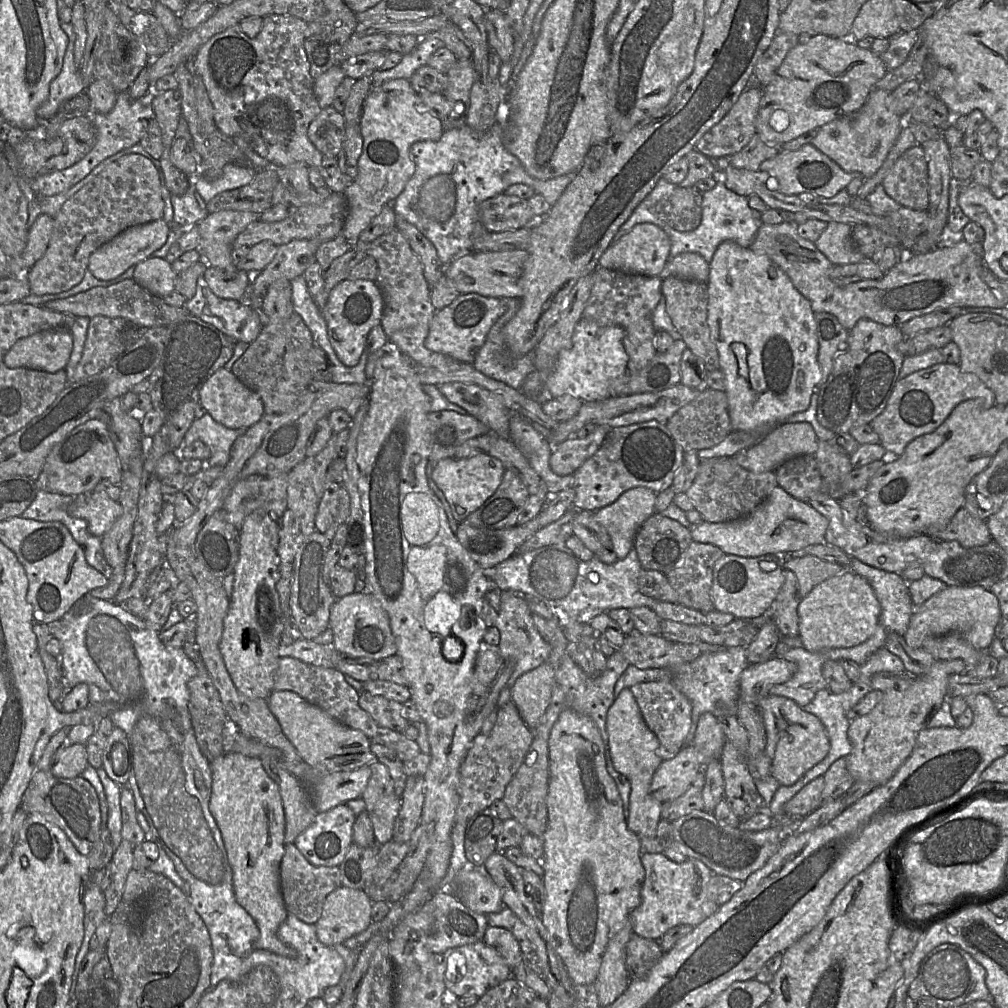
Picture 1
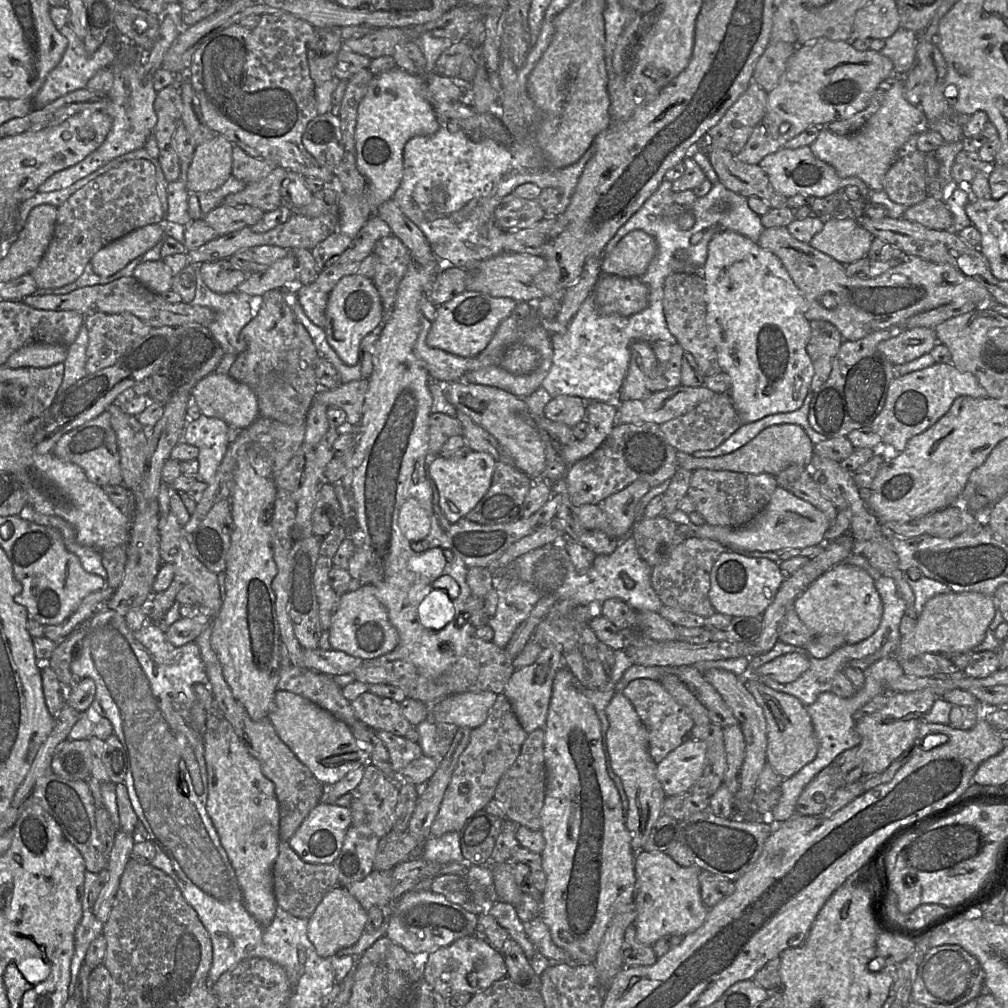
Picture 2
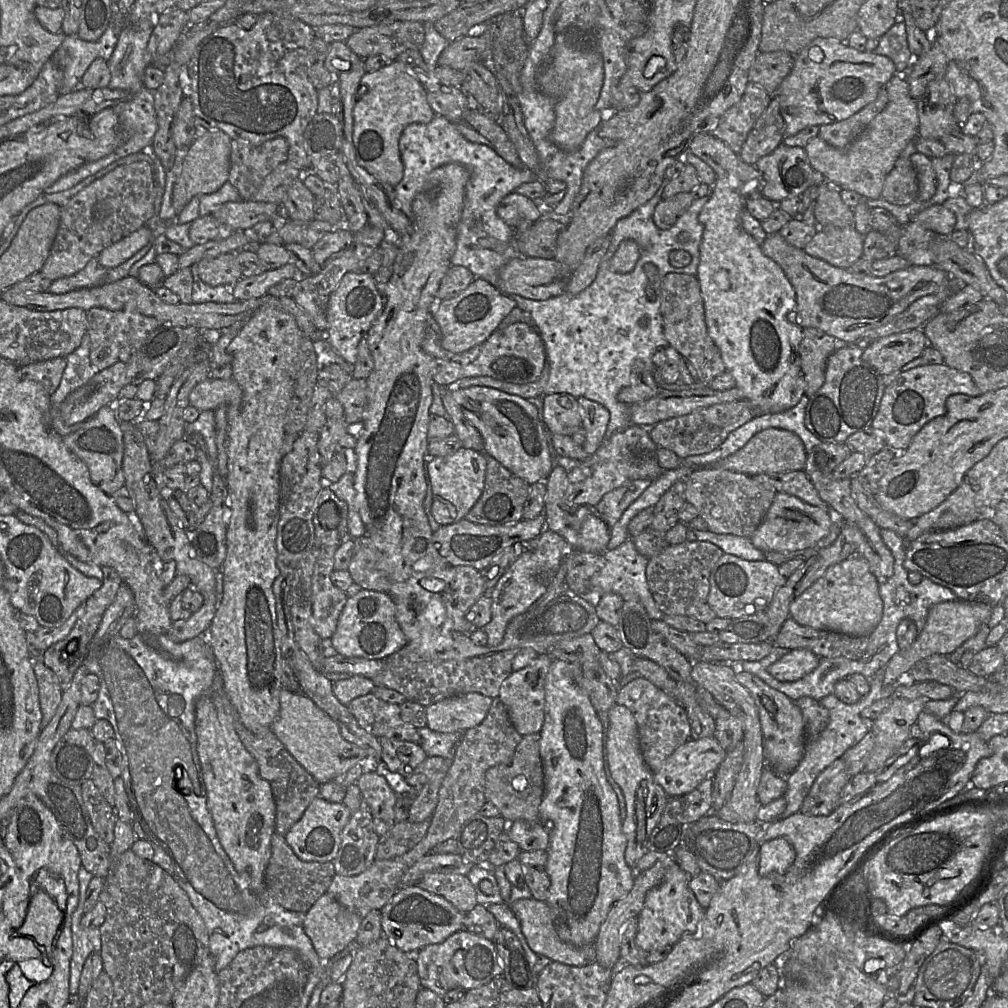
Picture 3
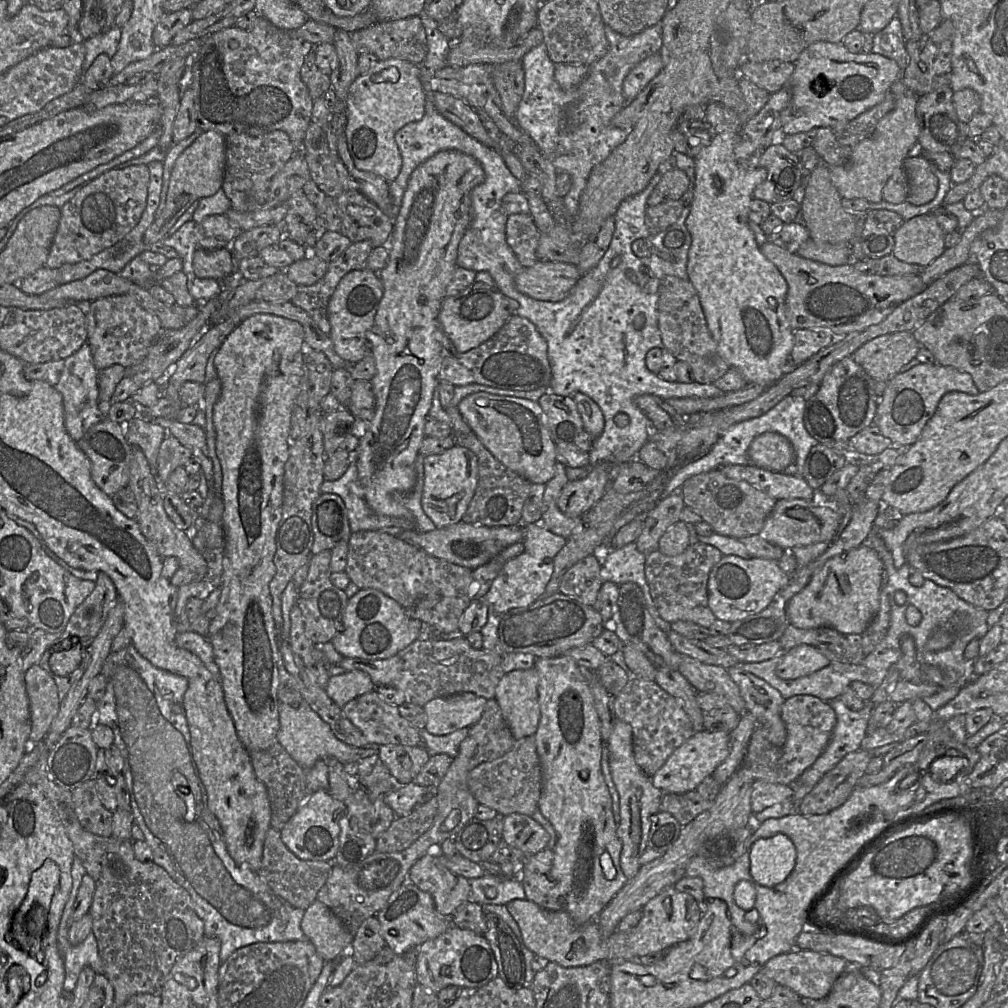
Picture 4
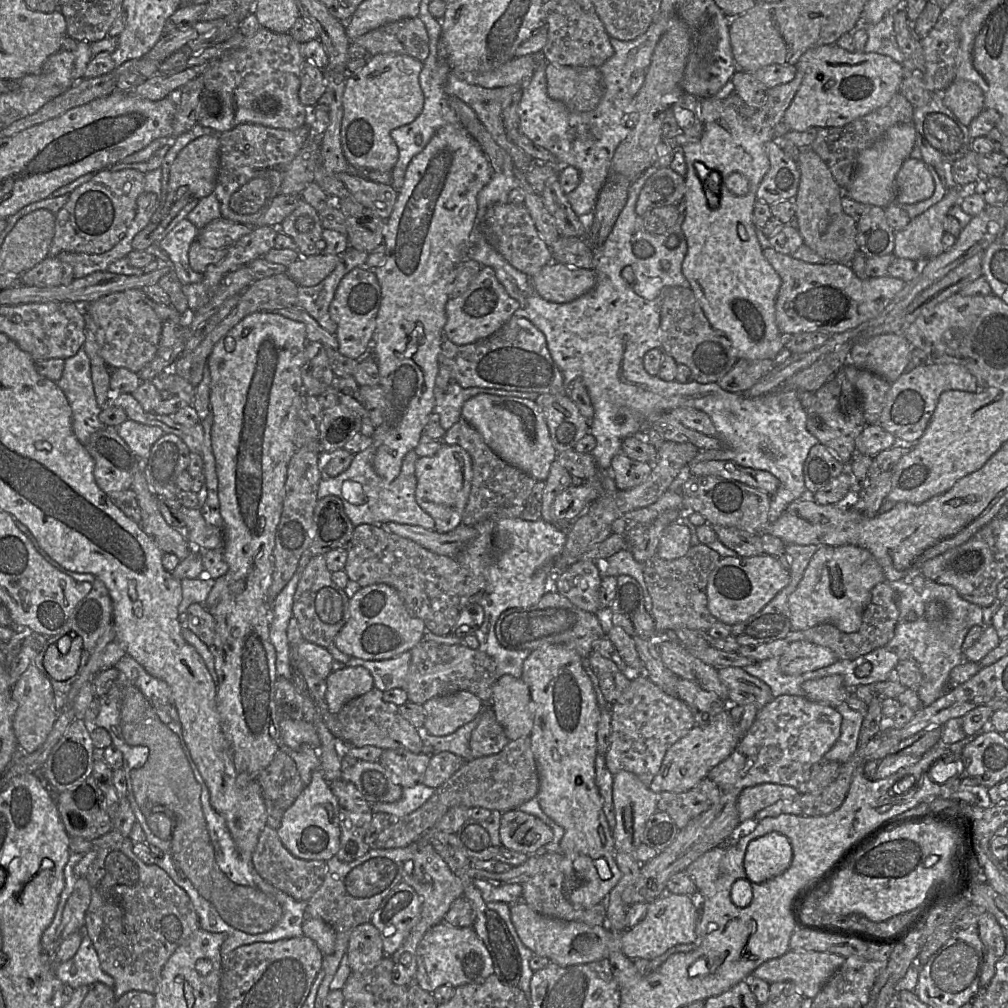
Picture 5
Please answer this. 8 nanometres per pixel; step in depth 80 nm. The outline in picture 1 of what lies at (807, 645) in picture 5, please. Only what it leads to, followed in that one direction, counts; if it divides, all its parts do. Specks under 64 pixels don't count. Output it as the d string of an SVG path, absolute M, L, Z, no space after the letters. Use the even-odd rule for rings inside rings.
M780 657L749 665L740 675L739 700L759 707L760 700L770 694L771 687L789 681L797 669L796 663Z

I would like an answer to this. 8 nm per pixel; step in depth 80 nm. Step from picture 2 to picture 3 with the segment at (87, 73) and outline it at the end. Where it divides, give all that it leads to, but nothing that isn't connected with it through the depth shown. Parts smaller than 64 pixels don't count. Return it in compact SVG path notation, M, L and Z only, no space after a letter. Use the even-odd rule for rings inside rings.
M110 24L96 42L84 41L77 35L67 35L54 54L54 61L63 70L60 95L70 93L80 87L82 77L97 58L107 62L111 58L119 40L122 27Z

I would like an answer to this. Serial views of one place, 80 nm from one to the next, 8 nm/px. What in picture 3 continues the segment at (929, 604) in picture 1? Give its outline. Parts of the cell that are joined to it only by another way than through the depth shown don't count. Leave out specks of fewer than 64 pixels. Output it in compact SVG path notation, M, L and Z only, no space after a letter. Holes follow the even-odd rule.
M957 599L934 605L928 613L923 630L918 634L912 646L894 655L885 666L883 682L886 686L896 686L902 682L909 670L920 660L934 654L949 655L964 642L975 636L983 624L991 618L993 607L980 602L969 602Z

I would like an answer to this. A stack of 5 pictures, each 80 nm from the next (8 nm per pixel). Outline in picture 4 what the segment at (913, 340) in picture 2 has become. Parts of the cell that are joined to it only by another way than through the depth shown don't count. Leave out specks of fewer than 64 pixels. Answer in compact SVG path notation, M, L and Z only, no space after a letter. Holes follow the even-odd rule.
M901 331L872 339L851 356L875 381L889 382L920 348L912 331Z

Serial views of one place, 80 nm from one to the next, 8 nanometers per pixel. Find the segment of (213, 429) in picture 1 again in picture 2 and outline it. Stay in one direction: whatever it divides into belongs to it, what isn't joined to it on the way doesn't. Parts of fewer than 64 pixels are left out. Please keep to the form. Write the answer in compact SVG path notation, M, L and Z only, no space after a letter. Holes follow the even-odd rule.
M201 415L188 421L184 428L183 441L199 449L198 478L211 484L226 454L233 432L226 422L214 417Z

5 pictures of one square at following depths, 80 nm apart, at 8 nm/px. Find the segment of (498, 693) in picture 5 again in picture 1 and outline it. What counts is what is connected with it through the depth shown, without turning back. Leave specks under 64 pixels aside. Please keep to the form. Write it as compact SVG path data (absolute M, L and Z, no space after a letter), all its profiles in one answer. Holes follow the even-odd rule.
M560 617L558 631L554 633L549 644L551 646L551 651L547 660L537 668L521 675L510 688L511 701L515 704L524 723L531 730L534 730L539 725L544 713L550 705L555 675L561 663L561 659L566 653L568 641L564 636L563 629L560 625Z

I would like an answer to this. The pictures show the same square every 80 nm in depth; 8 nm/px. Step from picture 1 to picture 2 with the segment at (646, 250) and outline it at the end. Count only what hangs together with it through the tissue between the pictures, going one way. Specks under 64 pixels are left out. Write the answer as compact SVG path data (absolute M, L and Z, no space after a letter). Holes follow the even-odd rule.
M632 230L608 254L603 254L601 271L620 277L640 277L655 256L656 242L643 230Z

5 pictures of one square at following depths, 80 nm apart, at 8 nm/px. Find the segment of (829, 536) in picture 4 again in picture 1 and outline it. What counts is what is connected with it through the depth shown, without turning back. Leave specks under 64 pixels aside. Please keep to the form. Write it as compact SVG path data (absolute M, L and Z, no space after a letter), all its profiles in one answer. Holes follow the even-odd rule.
M777 485L767 499L745 517L721 523L703 521L693 526L690 531L693 541L714 545L724 554L754 558L766 554L791 553L809 545L826 544L829 520L808 503L792 497Z

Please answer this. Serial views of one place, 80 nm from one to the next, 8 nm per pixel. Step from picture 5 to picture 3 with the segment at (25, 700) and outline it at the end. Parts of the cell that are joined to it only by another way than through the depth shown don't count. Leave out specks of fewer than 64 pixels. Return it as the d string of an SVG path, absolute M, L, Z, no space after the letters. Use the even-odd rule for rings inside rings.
M42 661L33 667L39 688L39 702L42 713L41 728L44 729L54 718L62 701L63 691L55 673Z

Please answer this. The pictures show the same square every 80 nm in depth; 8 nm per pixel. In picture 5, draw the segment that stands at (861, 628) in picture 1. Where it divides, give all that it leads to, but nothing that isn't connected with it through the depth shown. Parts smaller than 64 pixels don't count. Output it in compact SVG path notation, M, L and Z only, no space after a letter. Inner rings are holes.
M855 545L819 546L799 584L789 595L791 629L799 631L822 623L831 623L844 633L857 632L862 624L863 613L871 602L872 589L885 581L883 569L870 551Z

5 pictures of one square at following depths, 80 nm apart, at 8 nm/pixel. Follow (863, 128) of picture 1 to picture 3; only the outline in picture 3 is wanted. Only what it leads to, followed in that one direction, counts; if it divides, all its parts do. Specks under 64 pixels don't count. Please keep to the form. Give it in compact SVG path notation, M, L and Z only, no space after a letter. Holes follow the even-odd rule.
M907 74L894 75L886 89L886 107L849 146L835 148L817 135L804 147L810 165L823 175L825 182L839 190L853 190L868 199L881 197L886 176L907 144L919 133L917 100L910 95Z

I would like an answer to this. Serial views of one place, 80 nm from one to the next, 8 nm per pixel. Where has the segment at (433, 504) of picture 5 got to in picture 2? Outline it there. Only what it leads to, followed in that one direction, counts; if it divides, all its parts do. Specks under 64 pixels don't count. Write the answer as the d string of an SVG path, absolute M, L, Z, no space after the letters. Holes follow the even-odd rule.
M471 451L462 457L429 457L428 470L439 492L439 507L454 524L471 511L485 495L492 481L496 460L488 453Z

